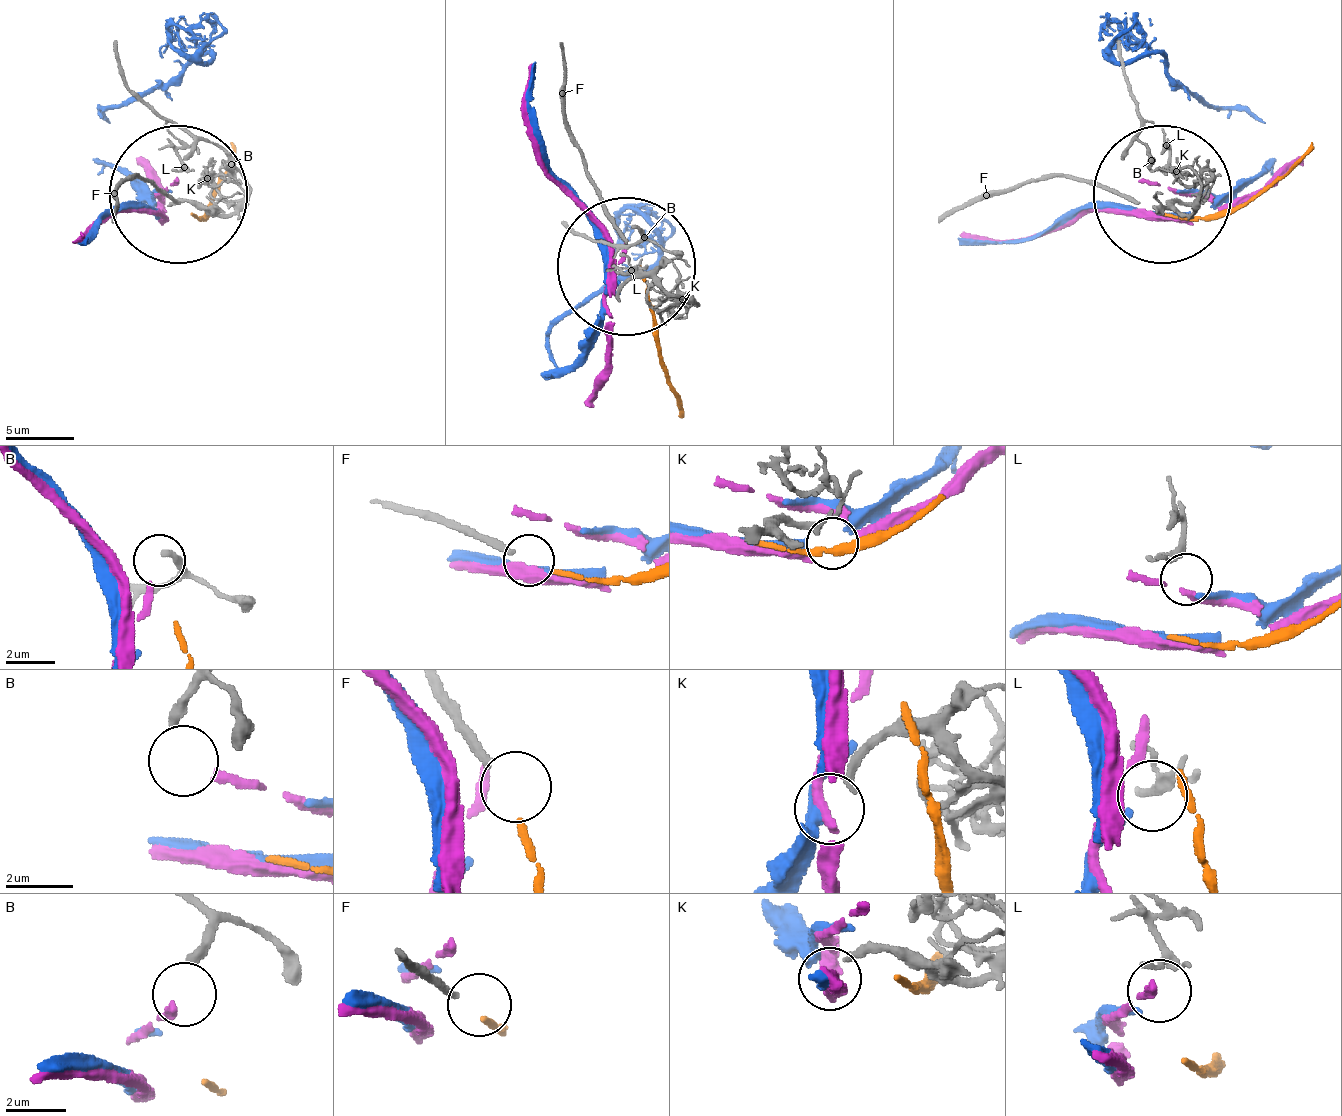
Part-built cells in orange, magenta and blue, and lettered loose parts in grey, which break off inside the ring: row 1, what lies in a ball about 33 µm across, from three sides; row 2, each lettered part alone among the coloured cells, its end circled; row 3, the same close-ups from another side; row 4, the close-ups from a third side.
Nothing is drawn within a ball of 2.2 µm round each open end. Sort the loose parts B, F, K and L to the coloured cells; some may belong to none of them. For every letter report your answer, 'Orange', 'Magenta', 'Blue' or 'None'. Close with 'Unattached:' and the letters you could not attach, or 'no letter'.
B: Magenta
F: Orange
K: None
L: Blue
Unattached: K

